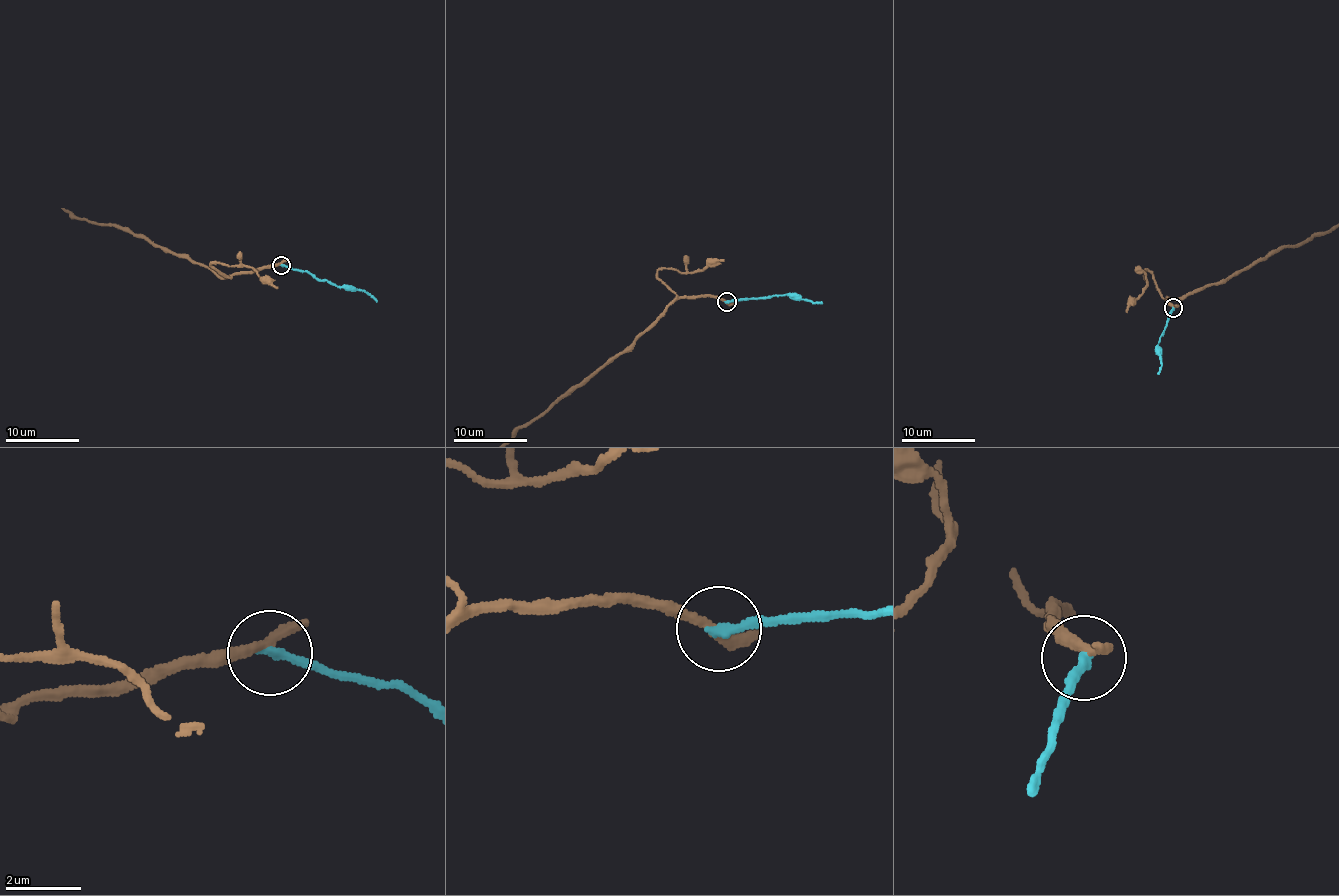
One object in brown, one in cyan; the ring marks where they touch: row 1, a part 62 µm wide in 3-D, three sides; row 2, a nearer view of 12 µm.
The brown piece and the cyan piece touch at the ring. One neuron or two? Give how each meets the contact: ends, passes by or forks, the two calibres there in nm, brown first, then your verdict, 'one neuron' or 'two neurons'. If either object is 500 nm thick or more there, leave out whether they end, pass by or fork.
brown passes by; cyan ends; calibres 240 and 260 nm; two neurons

